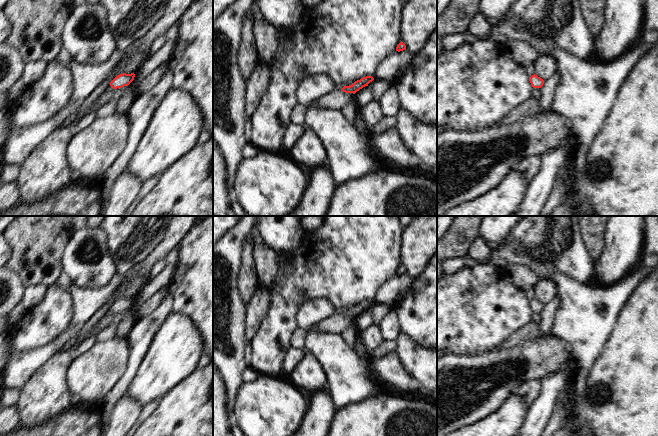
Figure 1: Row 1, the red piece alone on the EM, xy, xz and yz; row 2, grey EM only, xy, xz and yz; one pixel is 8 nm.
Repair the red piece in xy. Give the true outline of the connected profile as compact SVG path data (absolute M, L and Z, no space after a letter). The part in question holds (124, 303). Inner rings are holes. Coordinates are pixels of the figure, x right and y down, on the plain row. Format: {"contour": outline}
{"contour": "M120 298L116 300L109 308L113 313L122 312L128 310L134 304L135 298Z"}

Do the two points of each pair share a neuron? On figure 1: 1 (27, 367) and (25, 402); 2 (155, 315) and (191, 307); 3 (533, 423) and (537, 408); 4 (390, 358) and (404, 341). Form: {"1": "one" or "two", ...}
{"1": "two", "2": "two", "3": "one", "4": "two"}

